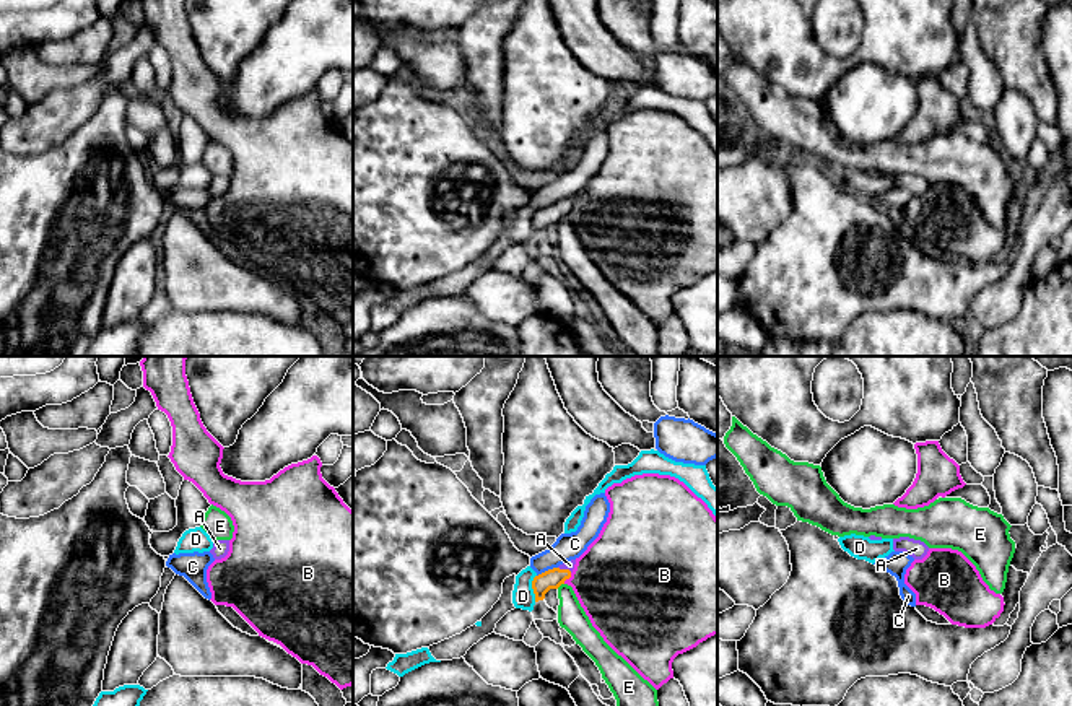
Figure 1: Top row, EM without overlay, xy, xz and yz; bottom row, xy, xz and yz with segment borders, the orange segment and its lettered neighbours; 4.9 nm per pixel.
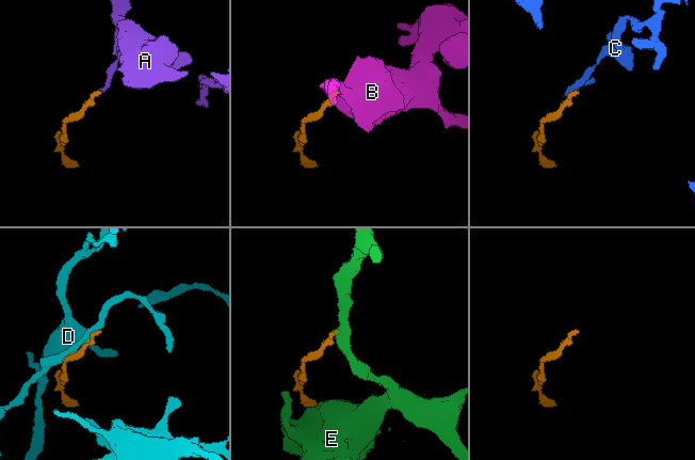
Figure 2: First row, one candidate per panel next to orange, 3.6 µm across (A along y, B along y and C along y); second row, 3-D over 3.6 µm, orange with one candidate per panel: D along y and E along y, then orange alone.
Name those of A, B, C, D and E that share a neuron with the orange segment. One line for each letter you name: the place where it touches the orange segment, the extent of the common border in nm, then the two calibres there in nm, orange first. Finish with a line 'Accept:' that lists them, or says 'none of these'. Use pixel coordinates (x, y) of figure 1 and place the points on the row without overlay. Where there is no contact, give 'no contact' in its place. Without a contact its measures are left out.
A: xz (565, 205) | 80 nm | 100/50 nm
Accept: A

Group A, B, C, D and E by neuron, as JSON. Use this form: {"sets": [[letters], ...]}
{"sets": [["A"], ["B"], ["C"], ["D"], ["E"]]}

